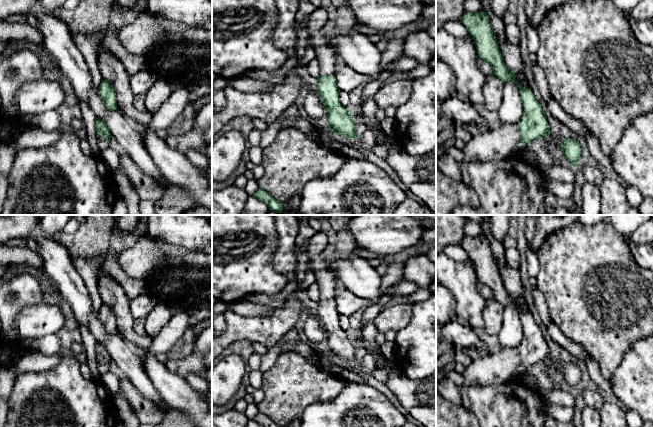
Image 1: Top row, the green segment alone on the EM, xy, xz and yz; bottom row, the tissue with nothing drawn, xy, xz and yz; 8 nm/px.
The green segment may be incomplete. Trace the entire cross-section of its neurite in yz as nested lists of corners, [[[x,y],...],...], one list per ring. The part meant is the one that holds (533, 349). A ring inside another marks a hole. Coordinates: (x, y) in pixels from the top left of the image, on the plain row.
[[[485,234],[477,237],[466,237],[460,242],[460,246],[475,264],[478,280],[493,291],[494,299],[497,300],[502,307],[505,307],[507,304],[512,304],[516,308],[520,316],[521,327],[524,331],[522,342],[517,349],[505,347],[499,352],[486,356],[480,355],[478,358],[471,361],[462,374],[463,385],[468,387],[474,385],[500,385],[509,380],[516,379],[520,368],[525,370],[533,364],[544,364],[547,362],[552,356],[550,355],[546,337],[535,322],[531,313],[523,312],[517,305],[516,299],[505,288],[488,237]]]

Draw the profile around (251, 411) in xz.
[[[255,402],[249,403],[244,413],[249,420],[253,420],[254,417],[259,413],[258,404]]]

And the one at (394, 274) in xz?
[[[390,262],[387,272],[382,276],[381,291],[386,294],[387,290],[403,279],[403,262]]]

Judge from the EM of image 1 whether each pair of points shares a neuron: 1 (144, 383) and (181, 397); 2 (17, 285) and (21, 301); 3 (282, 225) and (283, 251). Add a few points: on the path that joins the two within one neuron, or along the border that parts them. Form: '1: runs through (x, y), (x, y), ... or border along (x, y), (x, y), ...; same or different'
1: border along (143, 367), (150, 382), (169, 406); different
2: runs through (21, 289), (21, 297); same
3: runs through (284, 231), (284, 245); same

